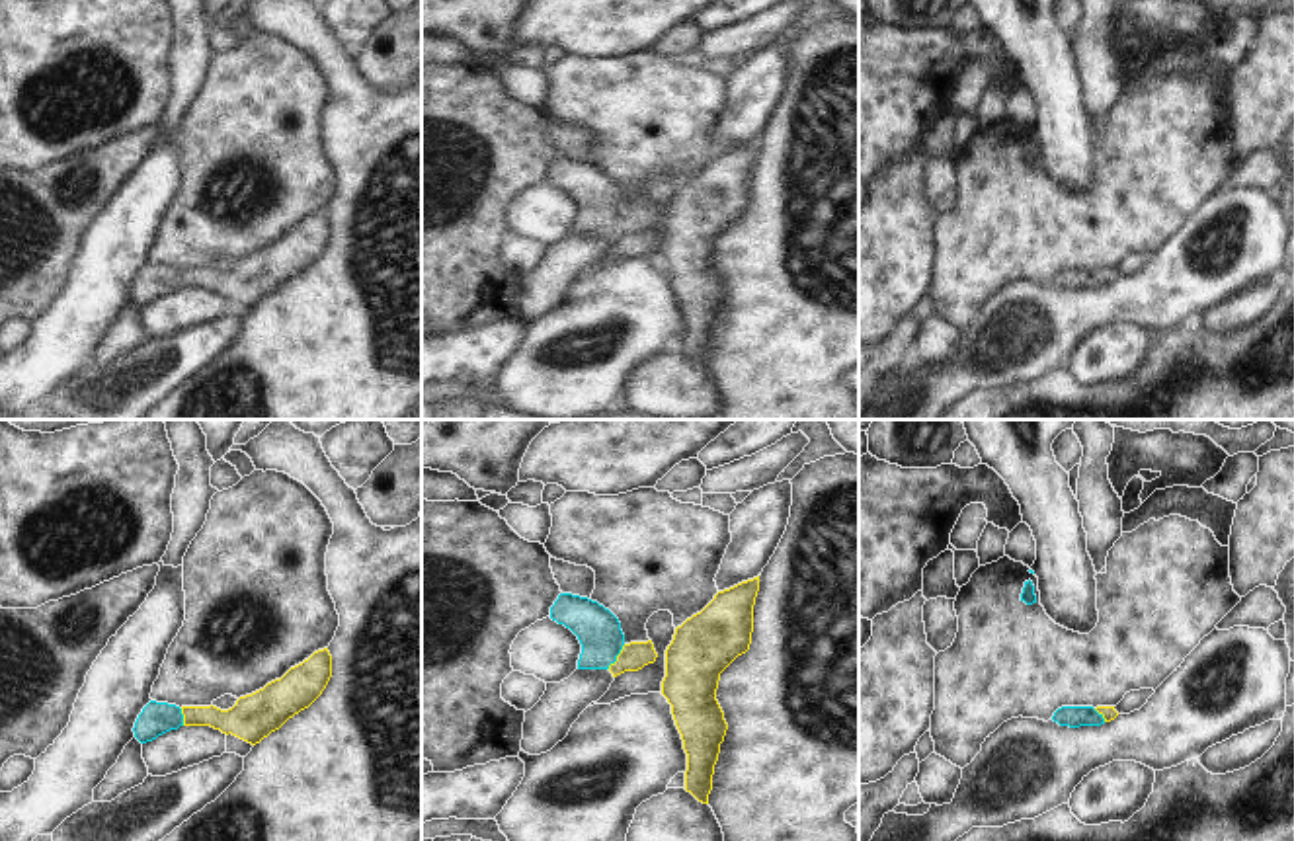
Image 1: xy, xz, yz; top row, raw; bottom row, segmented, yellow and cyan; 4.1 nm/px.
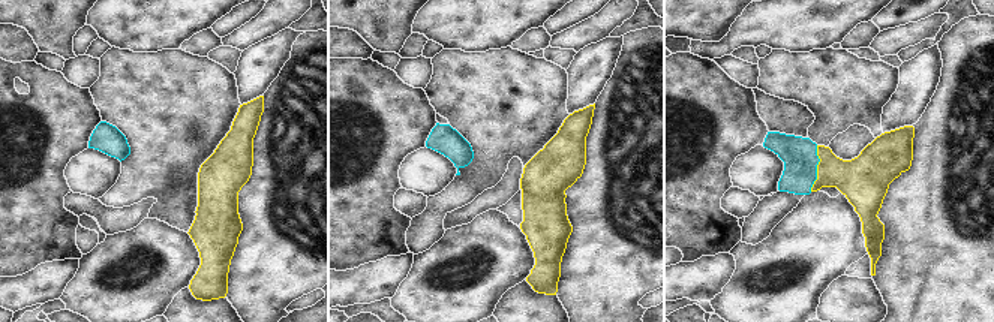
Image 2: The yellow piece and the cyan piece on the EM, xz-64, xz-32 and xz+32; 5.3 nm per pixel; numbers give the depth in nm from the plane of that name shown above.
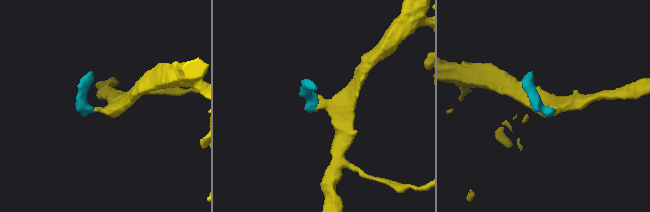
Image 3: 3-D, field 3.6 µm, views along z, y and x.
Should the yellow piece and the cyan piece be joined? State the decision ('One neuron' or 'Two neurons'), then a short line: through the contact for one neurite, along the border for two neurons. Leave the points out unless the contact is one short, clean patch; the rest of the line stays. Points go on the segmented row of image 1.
One neuron. Line: xz (633, 656), (617, 656), (602, 640), (598, 629).

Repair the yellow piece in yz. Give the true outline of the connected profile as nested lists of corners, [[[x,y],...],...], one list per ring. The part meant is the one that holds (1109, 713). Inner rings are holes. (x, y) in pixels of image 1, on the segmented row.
[[[1062,706],[1054,712],[1052,720],[1060,726],[1079,728],[1079,726],[1101,726],[1118,716],[1114,706]]]

